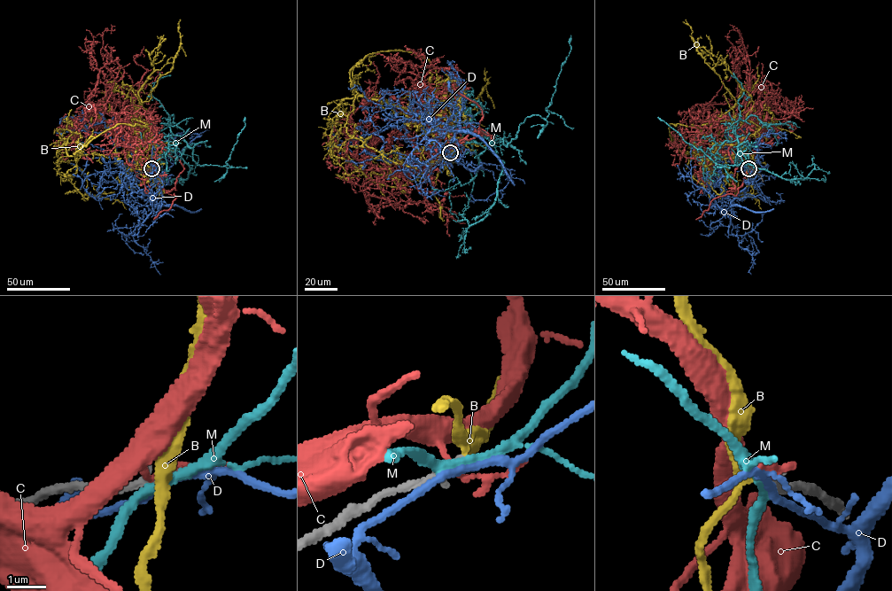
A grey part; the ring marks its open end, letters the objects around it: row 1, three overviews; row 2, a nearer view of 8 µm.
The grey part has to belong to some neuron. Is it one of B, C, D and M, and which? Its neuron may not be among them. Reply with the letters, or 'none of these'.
B

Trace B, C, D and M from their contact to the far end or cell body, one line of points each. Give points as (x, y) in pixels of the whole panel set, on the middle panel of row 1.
B: (450, 152), (445, 120), (360, 96), (353, 68), (424, 57), (442, 138), (487, 71)
C: (450, 153), (395, 178), (391, 170), (401, 156), (414, 154), (383, 150), (387, 141), (402, 134)
D: (450, 153), (454, 132), (422, 114), (359, 146), (338, 139), (330, 123)
M: (449, 153), (461, 140), (485, 147), (504, 139), (508, 145), (526, 117), (546, 118), (570, 50), (570, 35)

